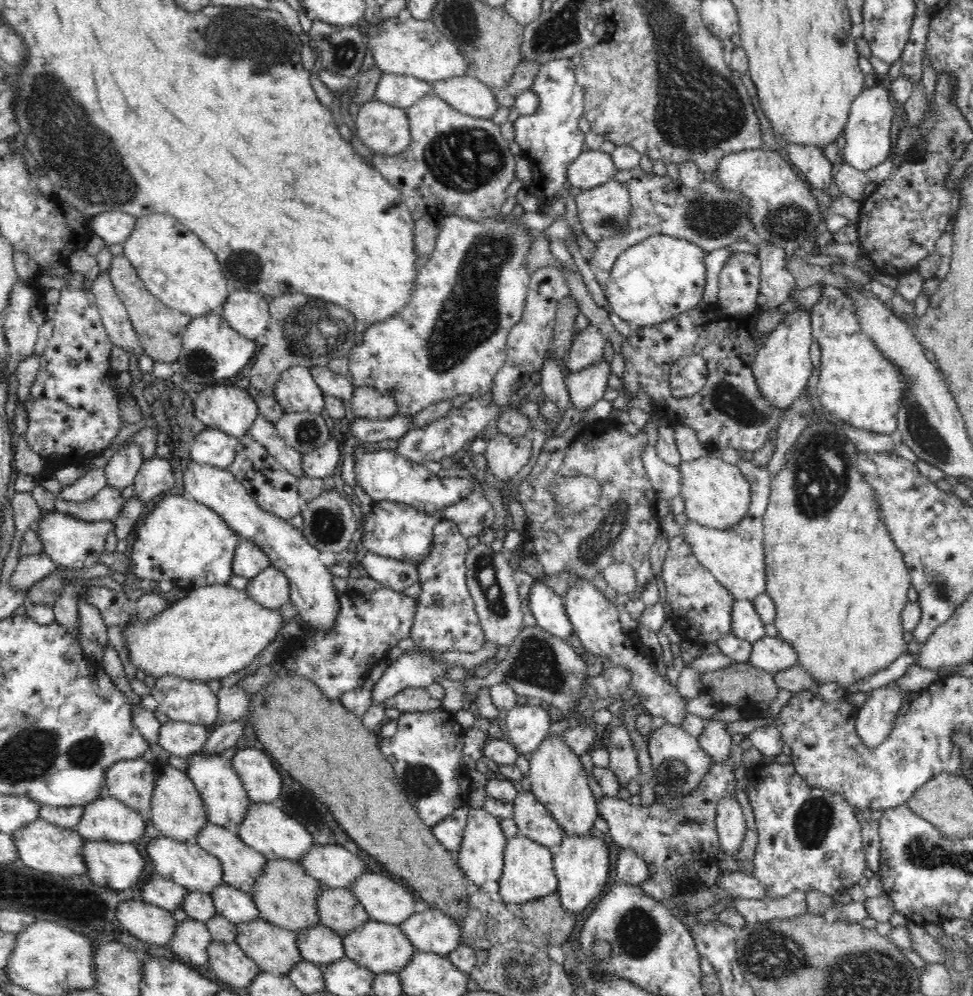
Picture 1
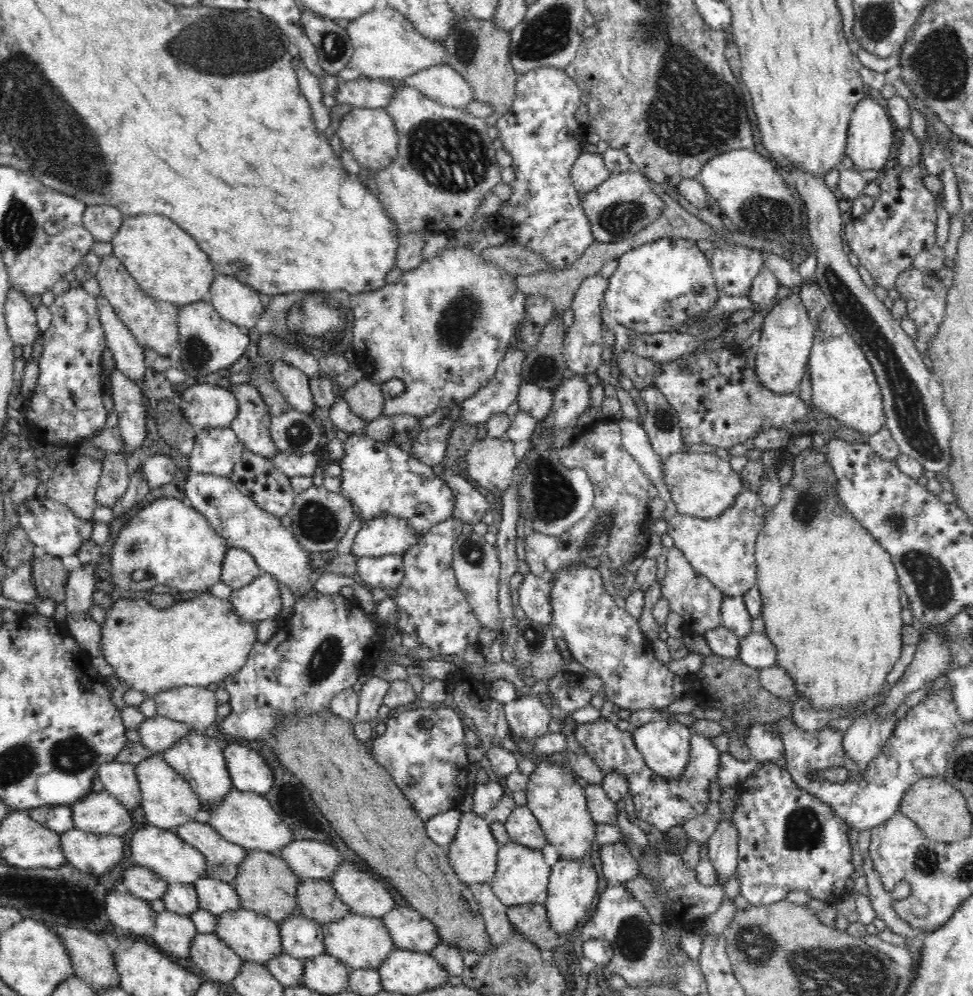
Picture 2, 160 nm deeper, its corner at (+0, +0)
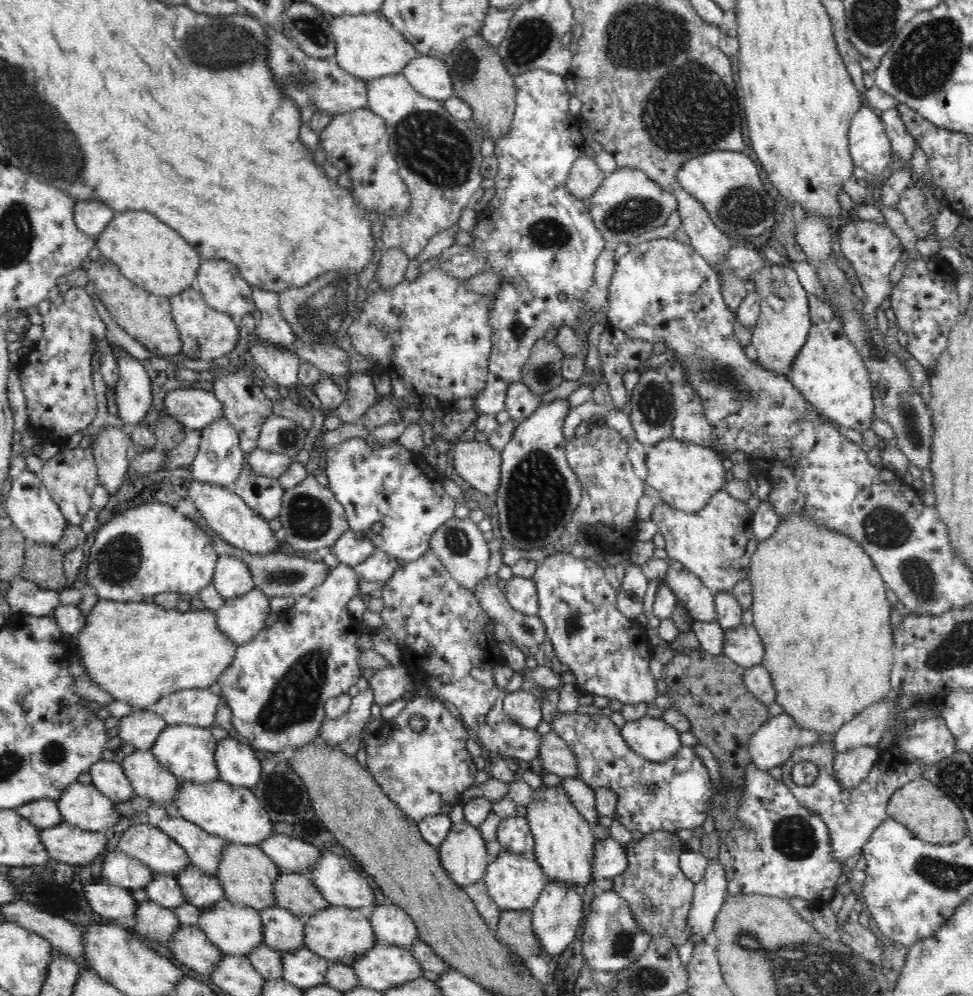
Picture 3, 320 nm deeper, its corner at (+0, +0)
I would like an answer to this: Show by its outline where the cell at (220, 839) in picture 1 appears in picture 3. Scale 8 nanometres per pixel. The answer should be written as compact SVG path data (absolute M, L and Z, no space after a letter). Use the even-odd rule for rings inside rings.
M167 816L158 822L156 827L186 851L192 865L201 868L208 875L215 876L220 864L220 850L227 841L208 834L180 816Z

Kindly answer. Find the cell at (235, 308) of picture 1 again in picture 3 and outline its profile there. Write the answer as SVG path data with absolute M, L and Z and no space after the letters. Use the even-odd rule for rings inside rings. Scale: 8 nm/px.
M204 258L198 266L195 287L199 290L208 306L231 316L241 316L250 314L254 310L251 286L240 275L236 265L220 258Z

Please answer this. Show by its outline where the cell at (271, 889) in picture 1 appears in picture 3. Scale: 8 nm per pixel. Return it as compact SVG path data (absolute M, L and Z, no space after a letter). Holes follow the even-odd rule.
M228 841L220 850L220 864L218 864L215 876L224 889L226 899L260 911L269 906L276 906L272 886L278 874L281 872L276 863L258 845Z

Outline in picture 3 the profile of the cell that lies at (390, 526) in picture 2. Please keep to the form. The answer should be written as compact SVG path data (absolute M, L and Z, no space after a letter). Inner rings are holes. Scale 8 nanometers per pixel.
M350 528L330 546L329 550L338 563L348 565L353 569L374 551L374 543L370 539L366 539L364 534L356 533Z

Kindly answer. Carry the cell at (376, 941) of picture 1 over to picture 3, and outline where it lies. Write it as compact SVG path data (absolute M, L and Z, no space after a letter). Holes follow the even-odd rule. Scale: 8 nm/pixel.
M329 904L327 908L303 917L303 920L304 946L330 963L350 965L356 956L366 954L376 941L374 929L372 929L367 912L364 910Z

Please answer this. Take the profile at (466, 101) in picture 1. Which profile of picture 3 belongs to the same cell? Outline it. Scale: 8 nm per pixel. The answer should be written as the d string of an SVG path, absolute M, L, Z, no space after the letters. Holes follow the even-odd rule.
M418 55L401 72L408 82L426 98L446 100L452 96L452 81L445 61Z

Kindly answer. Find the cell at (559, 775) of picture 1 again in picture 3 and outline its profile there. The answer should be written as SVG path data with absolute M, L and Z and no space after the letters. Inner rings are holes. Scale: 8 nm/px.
M545 786L537 789L532 802L527 806L528 826L534 837L533 858L546 873L548 882L562 883L582 890L592 880L594 844L596 837L586 819L576 811L562 787Z

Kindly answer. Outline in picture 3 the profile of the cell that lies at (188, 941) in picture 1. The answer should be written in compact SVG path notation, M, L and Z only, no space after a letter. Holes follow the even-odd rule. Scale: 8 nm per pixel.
M150 900L136 902L133 930L150 940L168 942L172 934L178 930L181 922L172 909L160 906Z

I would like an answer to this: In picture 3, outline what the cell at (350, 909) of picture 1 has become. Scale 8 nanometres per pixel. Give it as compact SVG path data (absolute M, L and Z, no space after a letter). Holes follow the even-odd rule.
M298 873L278 874L274 878L272 893L276 905L294 916L310 916L329 905L312 879Z

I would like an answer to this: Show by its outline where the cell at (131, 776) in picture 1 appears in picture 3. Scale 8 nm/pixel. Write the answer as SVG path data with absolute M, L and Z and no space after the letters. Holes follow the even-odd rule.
M96 762L89 771L92 784L113 802L130 800L136 794L121 764Z

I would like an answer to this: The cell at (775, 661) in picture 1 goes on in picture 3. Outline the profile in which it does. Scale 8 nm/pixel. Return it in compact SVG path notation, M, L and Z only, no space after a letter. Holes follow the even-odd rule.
M740 624L734 628L723 628L722 653L737 666L751 668L760 665L764 657L764 645L752 625Z

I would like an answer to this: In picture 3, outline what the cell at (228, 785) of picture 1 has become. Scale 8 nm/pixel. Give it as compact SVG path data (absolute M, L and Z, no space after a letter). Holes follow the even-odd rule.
M166 725L164 730L156 736L151 746L154 757L176 779L184 782L212 782L219 779L214 750L216 739L212 737L210 728L190 725Z

